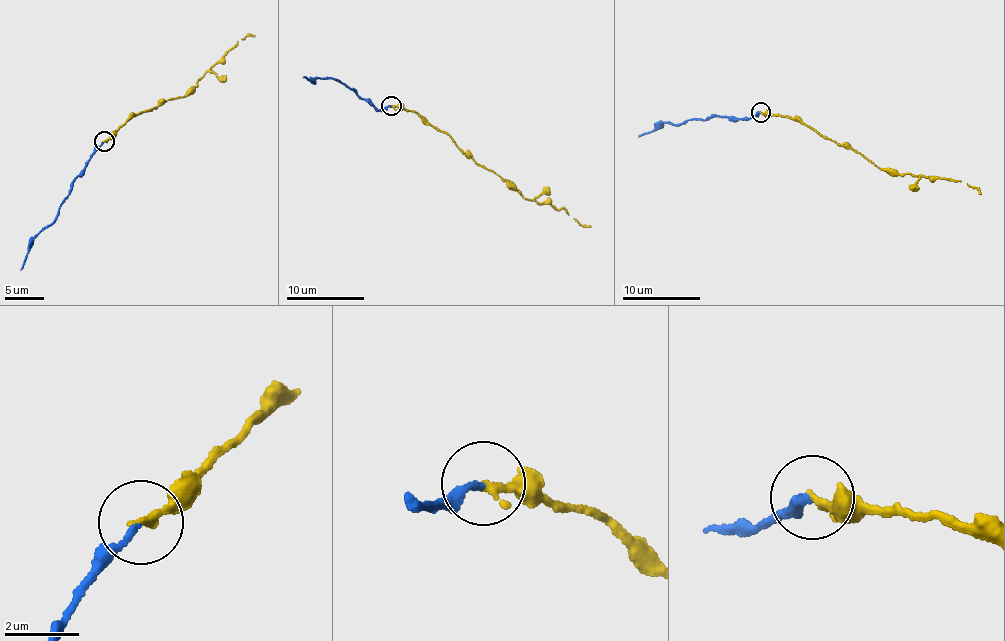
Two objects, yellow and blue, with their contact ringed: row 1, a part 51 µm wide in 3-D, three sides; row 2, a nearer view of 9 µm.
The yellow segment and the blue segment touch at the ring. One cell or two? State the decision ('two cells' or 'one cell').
one cell

